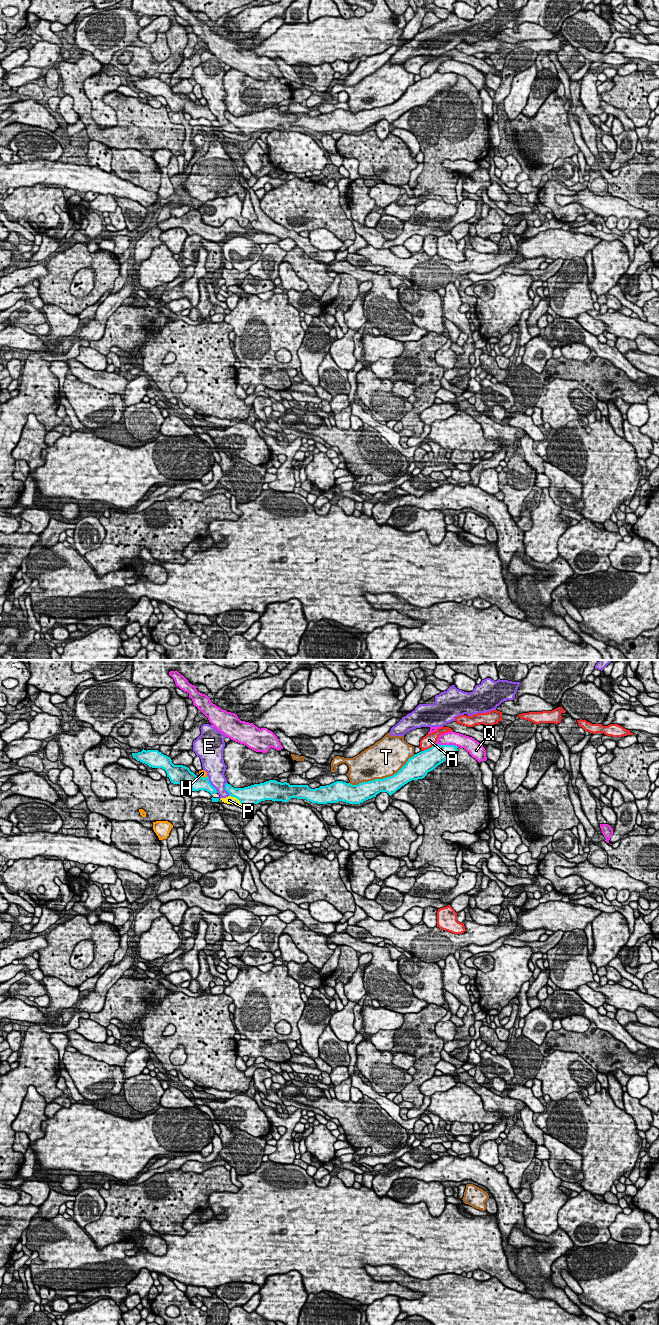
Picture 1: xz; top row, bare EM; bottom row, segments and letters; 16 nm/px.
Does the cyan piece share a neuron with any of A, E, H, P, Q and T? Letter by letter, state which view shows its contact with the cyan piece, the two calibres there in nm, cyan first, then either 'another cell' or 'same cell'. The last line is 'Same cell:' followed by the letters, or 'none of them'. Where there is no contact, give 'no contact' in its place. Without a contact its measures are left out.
A: meets cyan in xz; 360 nm thick on the cyan side, 200 nm on the other; another cell
E: meets cyan in xz; 240 nm thick on the cyan side, 300 nm on the other; another cell
H: meets cyan in xz; 240 nm thick on the cyan side, 100 nm on the other; another cell
P: meets cyan in xz; 300 nm thick on the cyan side, 130 nm on the other; another cell
Q: meets cyan in xz; 320 nm thick on the cyan side, 220 nm on the other; another cell
T: meets cyan in xz; 260 nm thick on the cyan side, 500 nm on the other; another cell
Same cell: none of them

